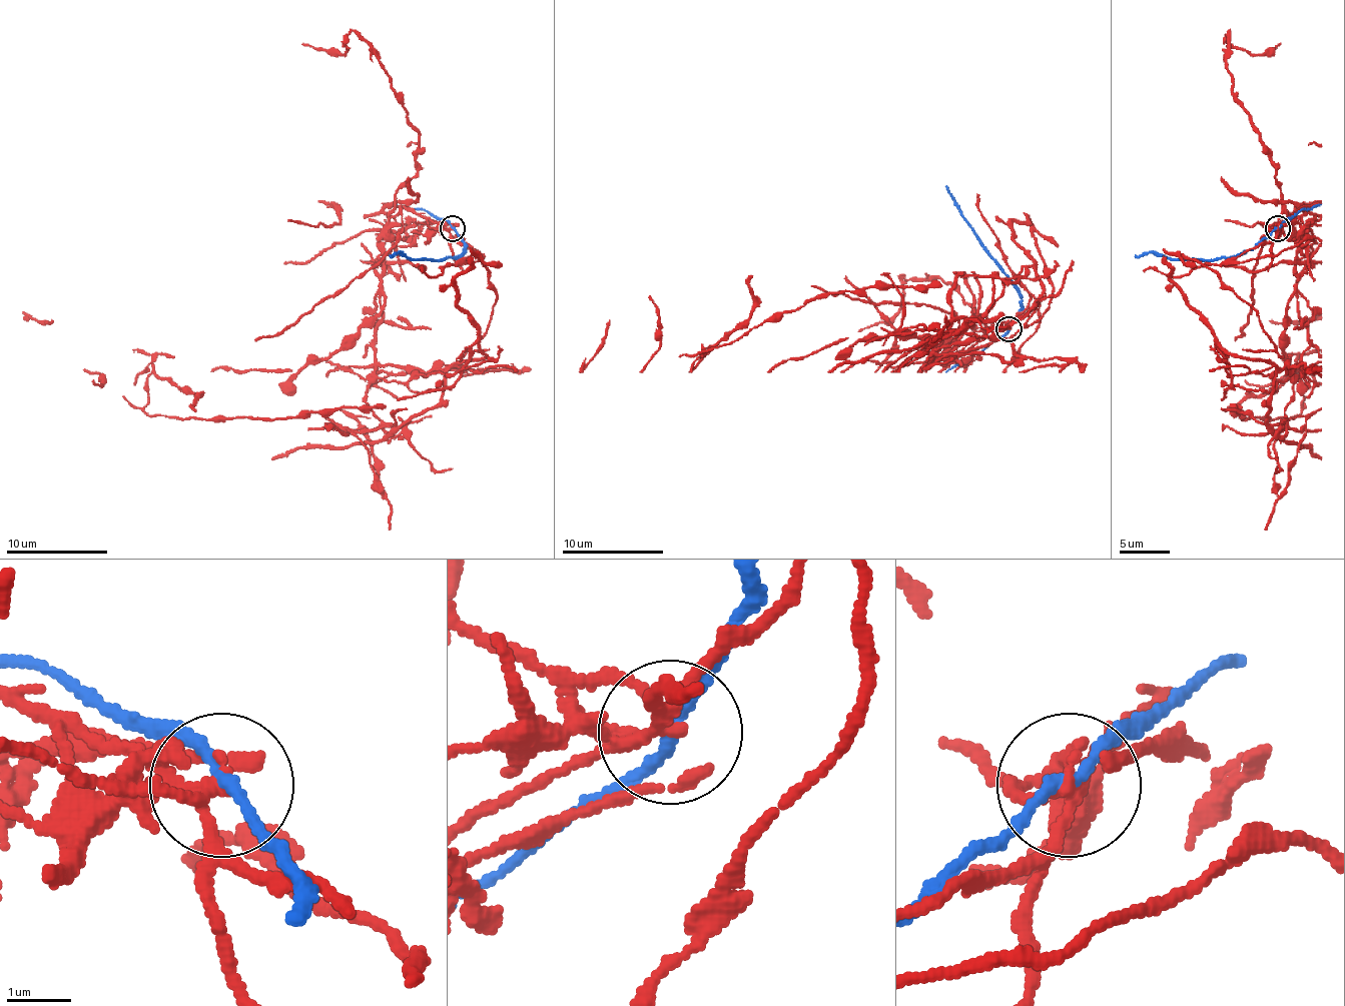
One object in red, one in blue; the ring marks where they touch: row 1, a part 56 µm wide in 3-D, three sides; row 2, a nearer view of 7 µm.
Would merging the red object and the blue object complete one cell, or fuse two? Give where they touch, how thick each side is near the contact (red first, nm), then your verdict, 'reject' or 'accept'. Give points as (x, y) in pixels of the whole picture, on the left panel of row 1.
at (452, 228); 170 nm thick on the red side, 170 nm on the other; reject

